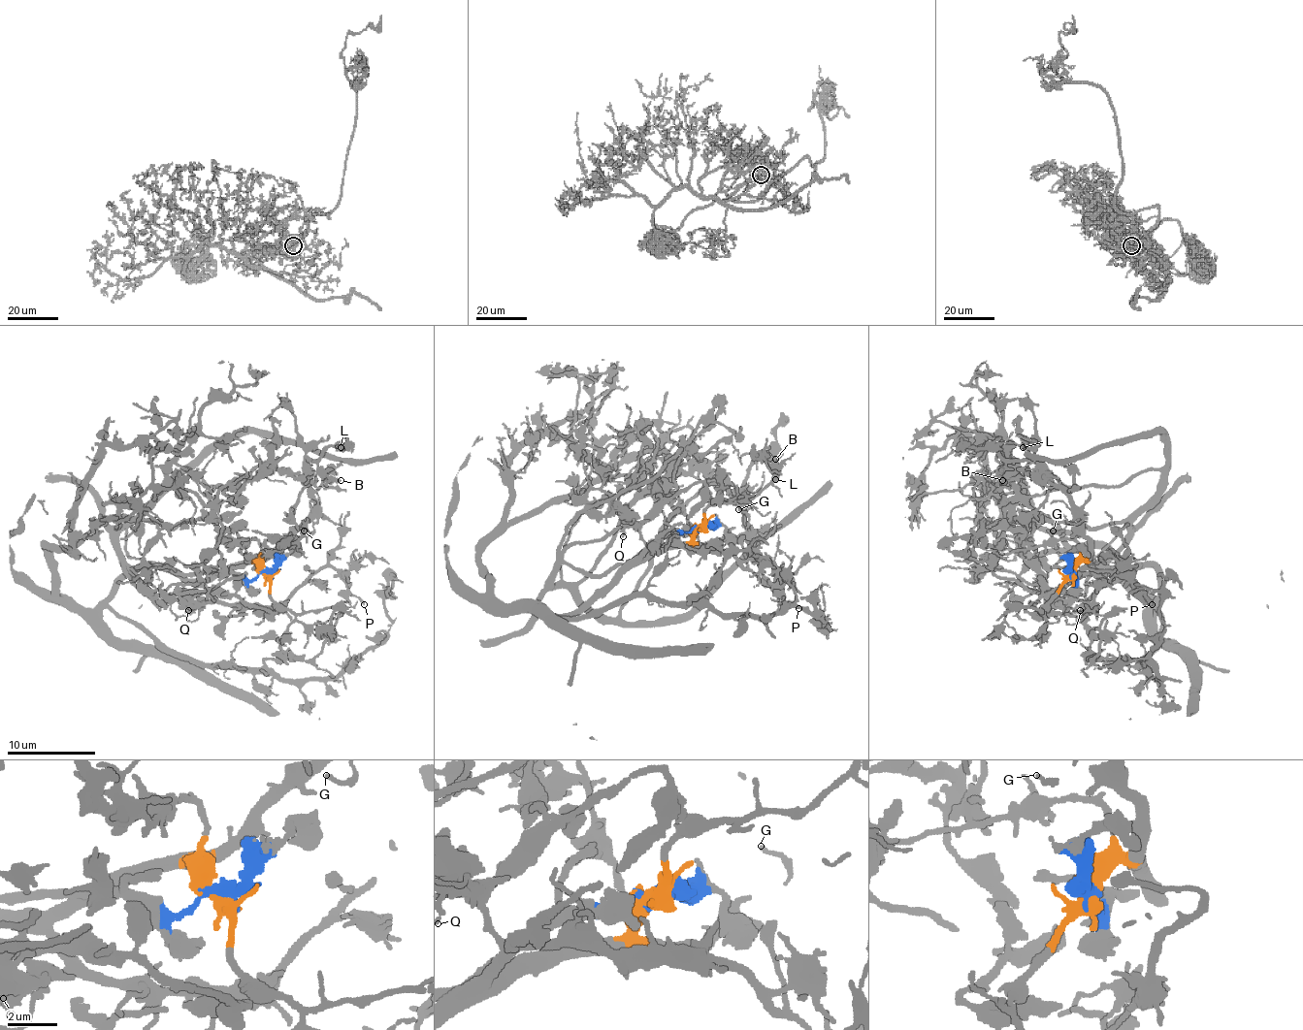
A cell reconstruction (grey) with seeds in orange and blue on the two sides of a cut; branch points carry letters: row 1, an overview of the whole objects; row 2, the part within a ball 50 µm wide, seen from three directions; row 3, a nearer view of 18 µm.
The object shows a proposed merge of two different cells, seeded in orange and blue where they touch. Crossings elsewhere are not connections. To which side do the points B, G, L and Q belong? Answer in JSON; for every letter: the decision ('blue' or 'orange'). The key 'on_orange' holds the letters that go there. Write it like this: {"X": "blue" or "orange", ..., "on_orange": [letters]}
{"B": "orange", "G": "orange", "L": "orange", "Q": "blue", "on_orange": ["B", "G", "L"]}

